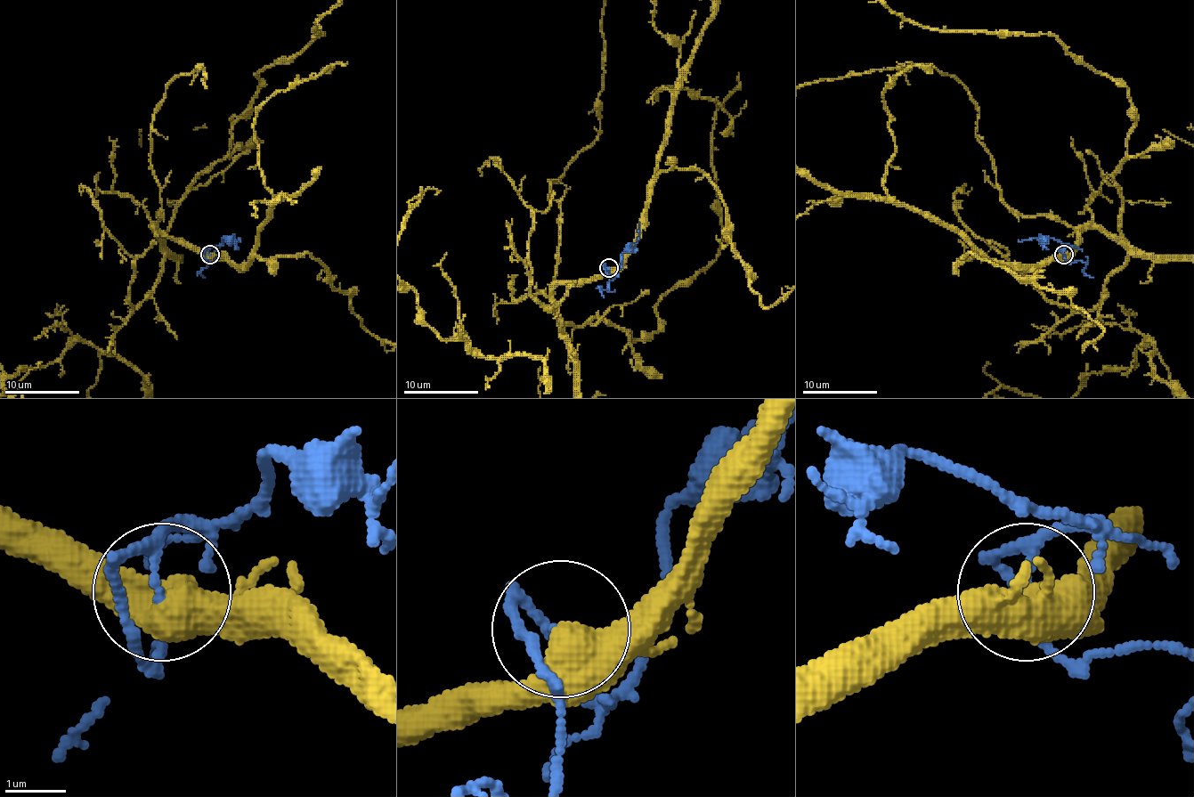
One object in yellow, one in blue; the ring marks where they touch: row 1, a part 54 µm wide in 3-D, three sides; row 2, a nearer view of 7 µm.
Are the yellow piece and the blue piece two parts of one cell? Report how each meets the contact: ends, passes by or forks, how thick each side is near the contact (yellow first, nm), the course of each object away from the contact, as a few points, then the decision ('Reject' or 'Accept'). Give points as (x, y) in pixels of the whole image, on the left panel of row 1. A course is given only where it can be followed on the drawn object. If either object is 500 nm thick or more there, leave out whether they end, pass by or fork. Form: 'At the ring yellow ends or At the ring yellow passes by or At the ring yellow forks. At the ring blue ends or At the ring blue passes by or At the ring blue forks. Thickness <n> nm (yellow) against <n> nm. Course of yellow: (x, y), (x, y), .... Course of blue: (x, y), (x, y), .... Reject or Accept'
Thickness 500 nm (yellow) against 120 nm. Course of blue: (210, 255), (208, 249), (222, 244), (223, 238), (235, 241), (240, 239). Reject

